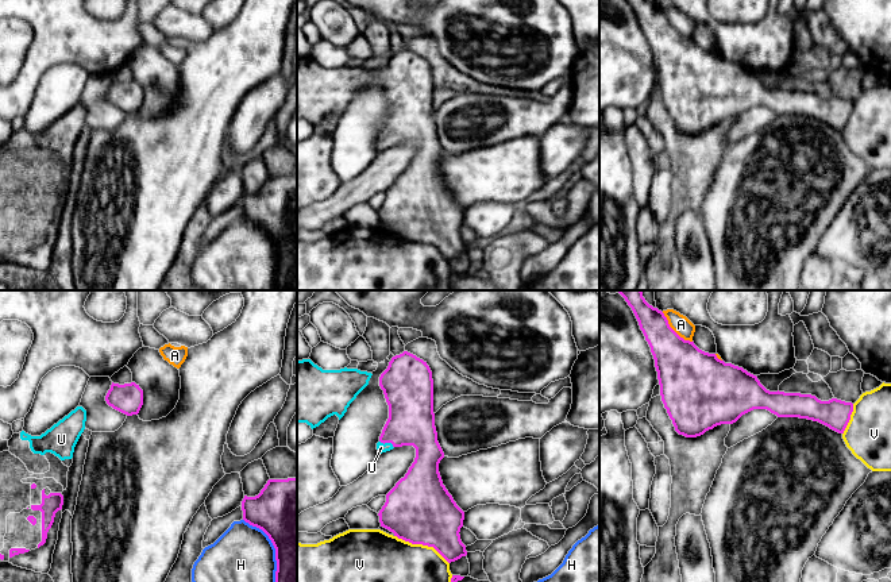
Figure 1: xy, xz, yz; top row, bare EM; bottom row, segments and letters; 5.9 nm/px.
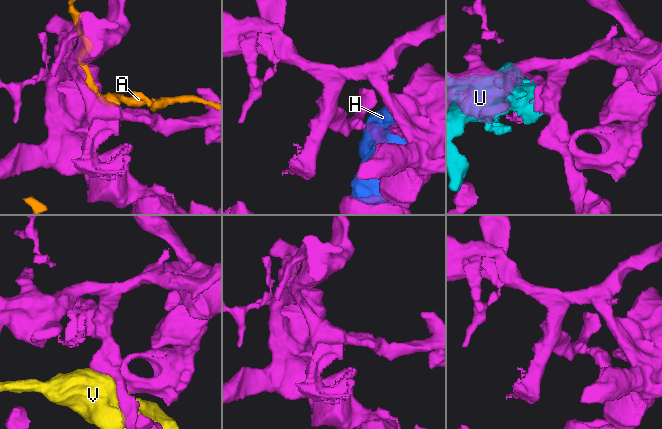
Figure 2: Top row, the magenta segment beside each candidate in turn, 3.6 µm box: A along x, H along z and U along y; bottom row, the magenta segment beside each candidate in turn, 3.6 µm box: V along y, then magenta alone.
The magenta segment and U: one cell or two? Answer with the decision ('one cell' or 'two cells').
one cell

